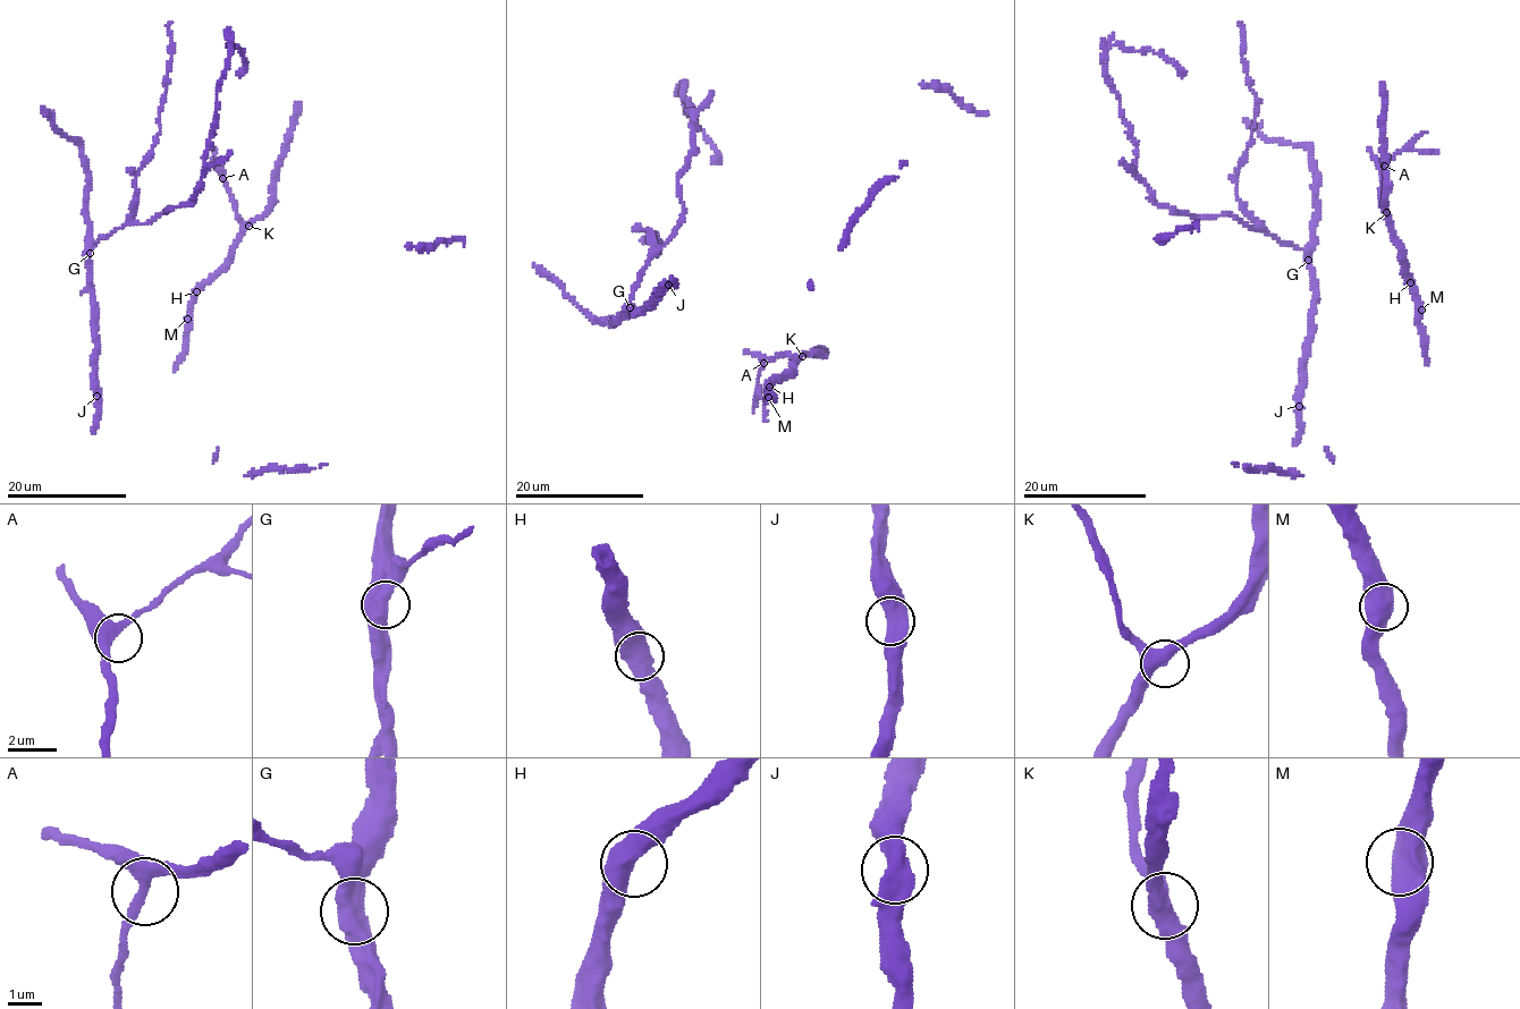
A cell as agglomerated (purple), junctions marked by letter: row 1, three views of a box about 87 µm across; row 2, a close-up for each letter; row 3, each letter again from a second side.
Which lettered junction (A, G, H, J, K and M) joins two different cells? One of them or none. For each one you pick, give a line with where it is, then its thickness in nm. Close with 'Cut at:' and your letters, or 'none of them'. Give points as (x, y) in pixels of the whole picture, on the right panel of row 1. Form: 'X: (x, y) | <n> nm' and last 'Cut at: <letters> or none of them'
Cut at: none of them

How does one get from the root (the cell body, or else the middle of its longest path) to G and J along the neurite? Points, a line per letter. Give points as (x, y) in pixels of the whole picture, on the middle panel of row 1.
G: (649, 257), (633, 290), (630, 308)
J: (649, 257), (628, 305), (644, 311), (668, 285)

